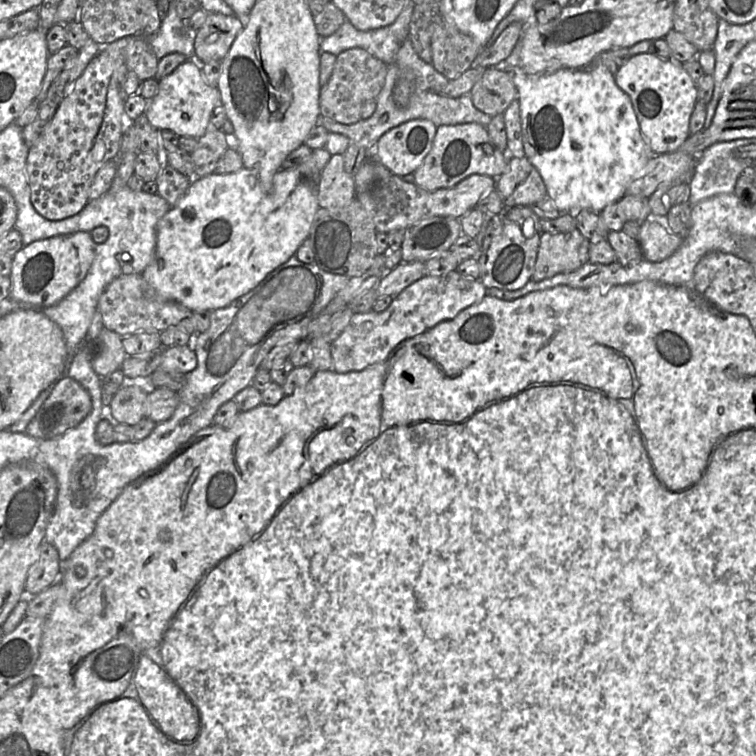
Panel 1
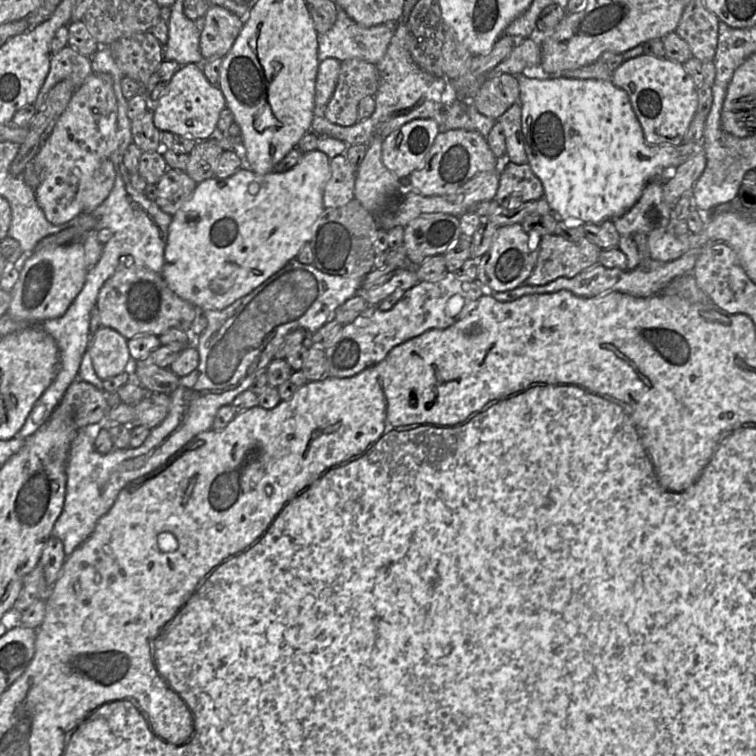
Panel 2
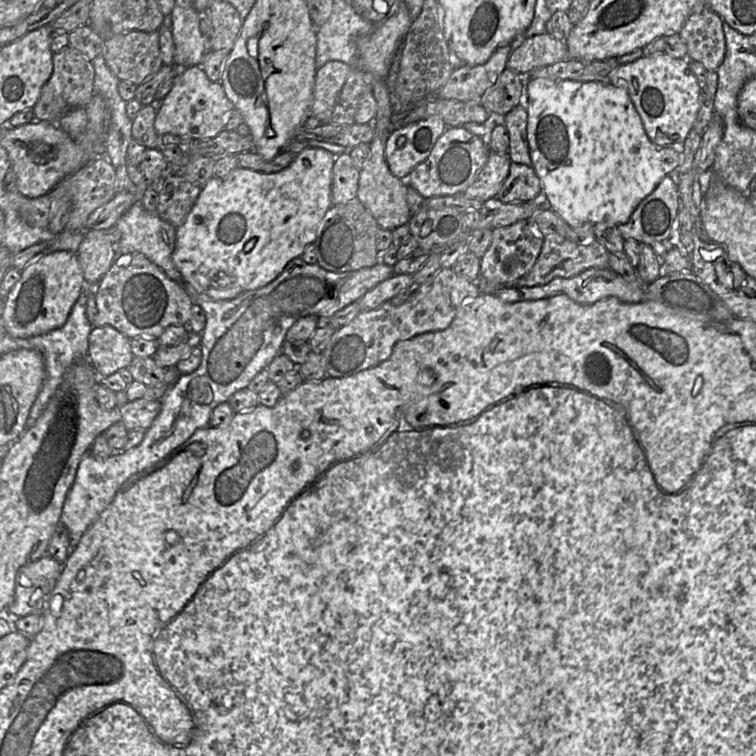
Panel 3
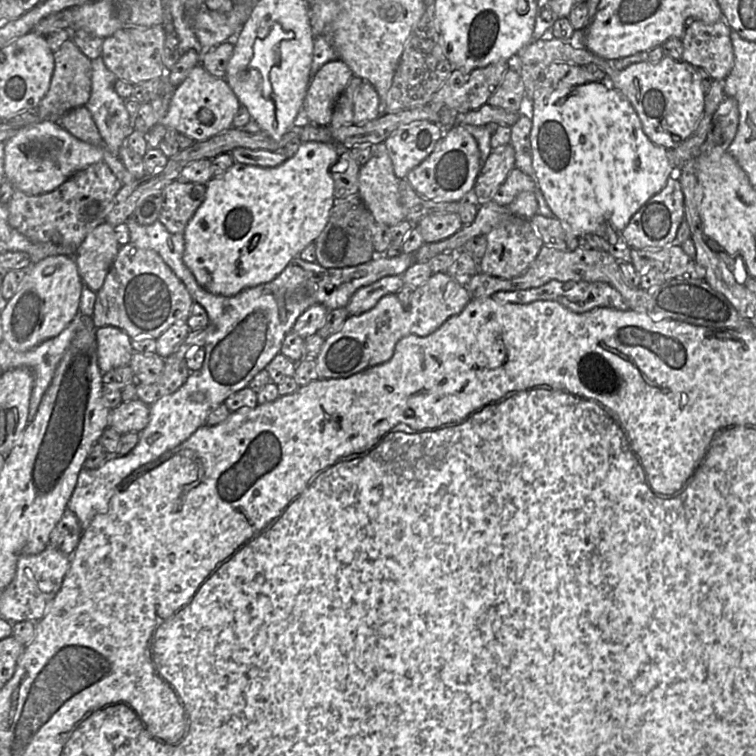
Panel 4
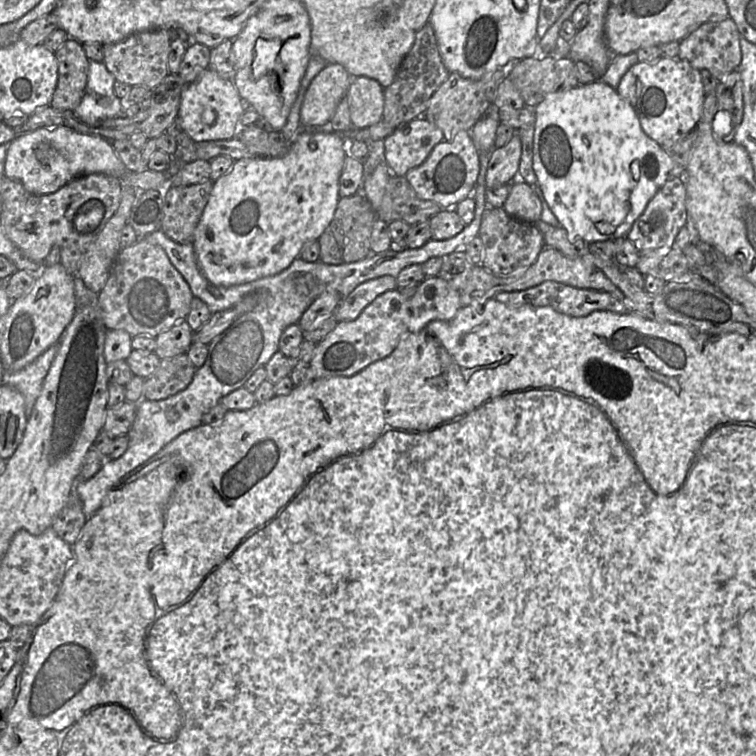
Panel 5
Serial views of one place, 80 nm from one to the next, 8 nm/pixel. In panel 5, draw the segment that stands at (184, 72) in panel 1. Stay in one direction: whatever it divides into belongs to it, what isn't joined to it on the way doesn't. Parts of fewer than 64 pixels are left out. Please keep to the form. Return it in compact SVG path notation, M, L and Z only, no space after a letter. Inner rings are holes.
M206 68L183 89L177 118L182 130L187 132L193 141L222 140L237 137L243 112L242 97L234 82ZM206 108L212 108L215 112L215 121L211 124L202 120L202 113Z

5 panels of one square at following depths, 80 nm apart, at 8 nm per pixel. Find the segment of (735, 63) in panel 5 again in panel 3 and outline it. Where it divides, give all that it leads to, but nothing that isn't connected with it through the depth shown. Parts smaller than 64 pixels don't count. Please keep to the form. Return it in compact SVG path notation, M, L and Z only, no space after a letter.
M705 7L690 15L680 32L687 45L686 58L702 63L707 71L717 71L725 58L723 21L717 13Z

